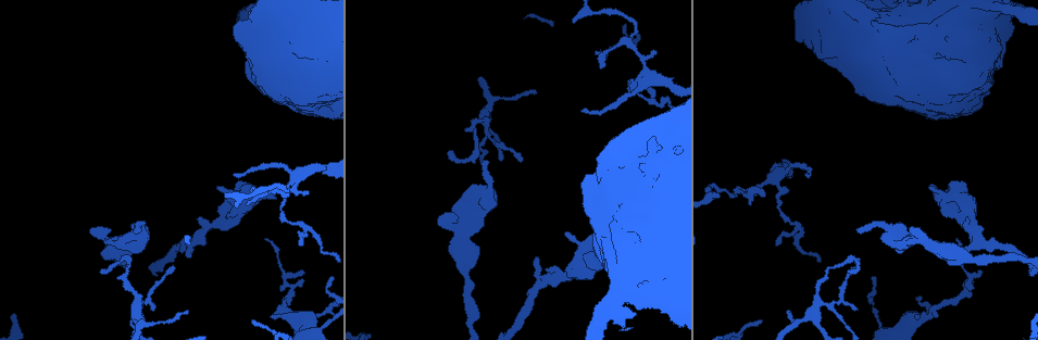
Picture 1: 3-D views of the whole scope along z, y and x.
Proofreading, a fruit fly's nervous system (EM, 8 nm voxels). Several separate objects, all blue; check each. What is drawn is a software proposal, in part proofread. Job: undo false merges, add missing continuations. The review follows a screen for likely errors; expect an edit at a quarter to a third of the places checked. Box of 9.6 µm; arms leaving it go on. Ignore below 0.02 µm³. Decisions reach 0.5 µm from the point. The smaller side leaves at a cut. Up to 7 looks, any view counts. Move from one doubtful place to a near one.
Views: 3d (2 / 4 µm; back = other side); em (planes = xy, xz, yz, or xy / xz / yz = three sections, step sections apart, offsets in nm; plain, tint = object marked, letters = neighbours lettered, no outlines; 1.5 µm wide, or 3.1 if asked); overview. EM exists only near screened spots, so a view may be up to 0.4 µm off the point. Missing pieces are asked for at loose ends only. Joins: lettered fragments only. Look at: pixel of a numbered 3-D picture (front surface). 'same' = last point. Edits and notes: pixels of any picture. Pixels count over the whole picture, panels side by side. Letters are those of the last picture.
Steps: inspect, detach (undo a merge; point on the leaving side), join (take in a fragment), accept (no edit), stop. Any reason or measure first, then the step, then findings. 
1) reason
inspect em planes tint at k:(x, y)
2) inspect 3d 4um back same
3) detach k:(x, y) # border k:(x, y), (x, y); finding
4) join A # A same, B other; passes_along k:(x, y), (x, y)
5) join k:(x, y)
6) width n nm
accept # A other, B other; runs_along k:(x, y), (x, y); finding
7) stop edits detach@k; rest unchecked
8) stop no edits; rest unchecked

thick end
inspect em xz step 8 tint at 1:(930, 184)

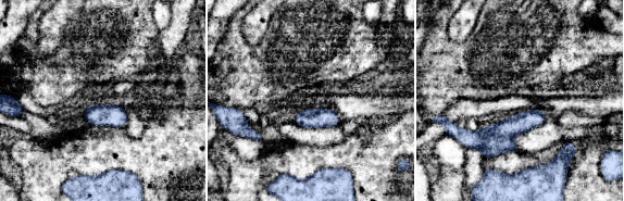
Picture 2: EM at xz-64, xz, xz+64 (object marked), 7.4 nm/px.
cut it another way
inspect em xy step 8 letters same

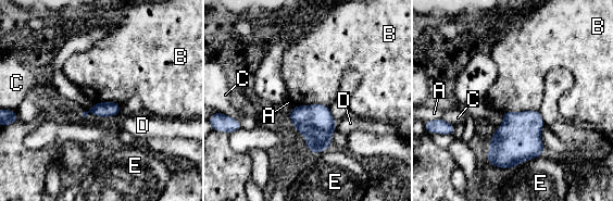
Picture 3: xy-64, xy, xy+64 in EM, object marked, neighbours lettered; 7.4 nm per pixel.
accept # A other, B other, C other, D other, E other; border 3:(538, 110), (502, 112); no lettered fragment goes on from it

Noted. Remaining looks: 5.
inspect 3d 2um at 1:(303, 194)

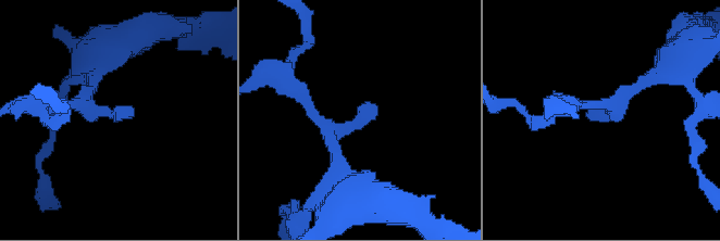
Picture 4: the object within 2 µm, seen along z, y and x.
arm_widths 160, 170 nm; shape alone is not enough
inspect em xy step 8 letters at 4:(359, 105)

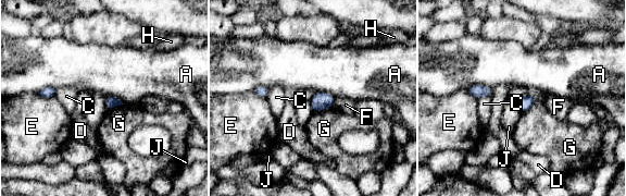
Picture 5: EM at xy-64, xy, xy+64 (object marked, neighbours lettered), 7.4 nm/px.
another direction
inspect em planes letters same

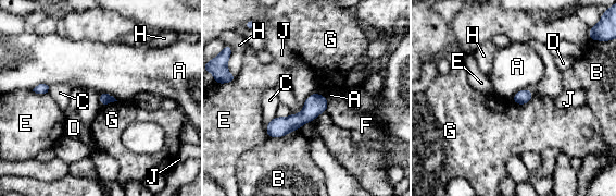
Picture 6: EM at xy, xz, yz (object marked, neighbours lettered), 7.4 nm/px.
width 80 nm
accept # A other, B other, C other, D other, E other, F other, G other, H other, J other; runs_along 6:(325, 102), (269, 133); no lettered fragment goes on from it

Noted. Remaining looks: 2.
stop no edits; rest unchecked

